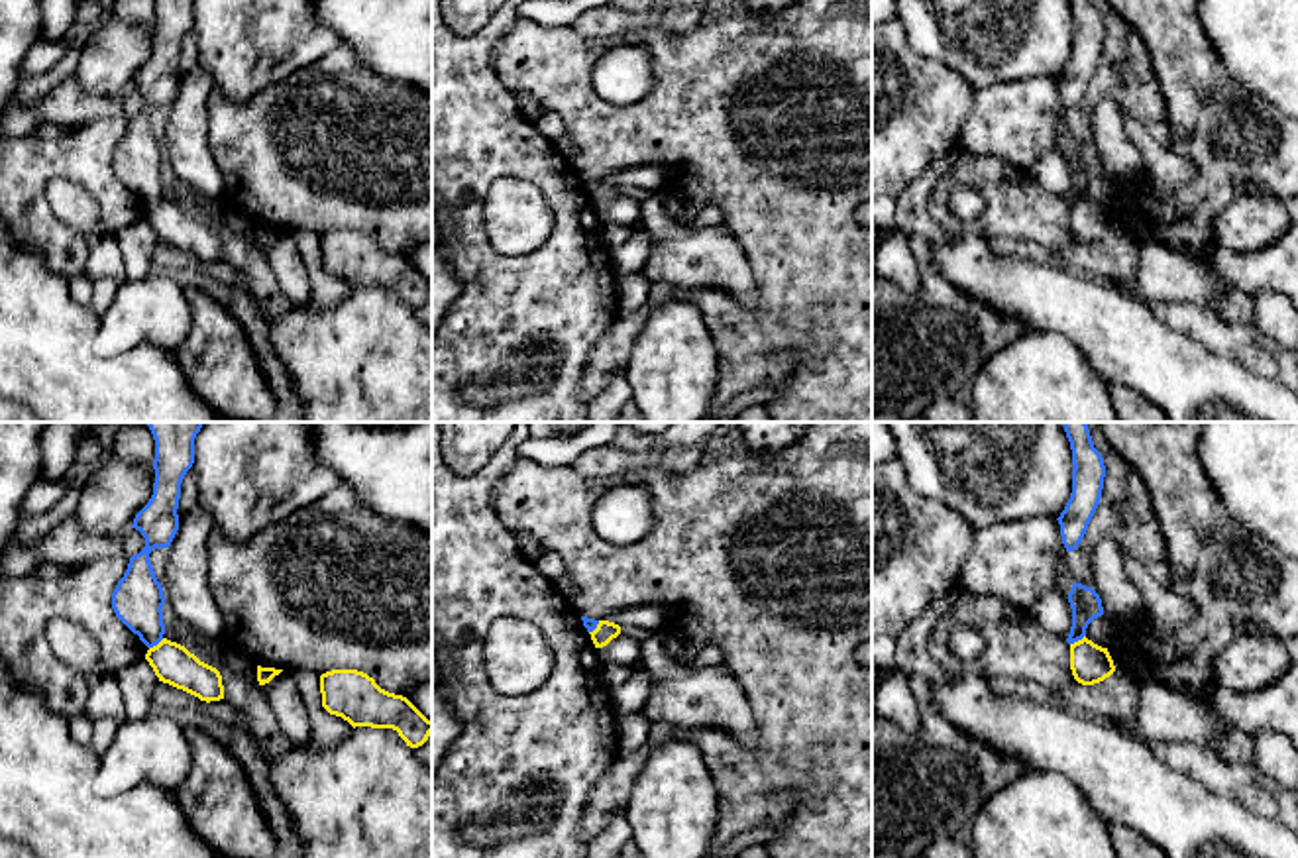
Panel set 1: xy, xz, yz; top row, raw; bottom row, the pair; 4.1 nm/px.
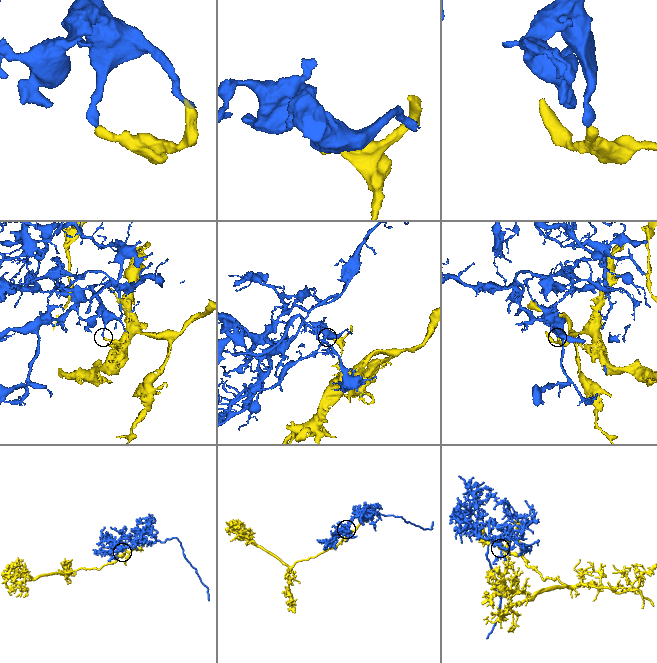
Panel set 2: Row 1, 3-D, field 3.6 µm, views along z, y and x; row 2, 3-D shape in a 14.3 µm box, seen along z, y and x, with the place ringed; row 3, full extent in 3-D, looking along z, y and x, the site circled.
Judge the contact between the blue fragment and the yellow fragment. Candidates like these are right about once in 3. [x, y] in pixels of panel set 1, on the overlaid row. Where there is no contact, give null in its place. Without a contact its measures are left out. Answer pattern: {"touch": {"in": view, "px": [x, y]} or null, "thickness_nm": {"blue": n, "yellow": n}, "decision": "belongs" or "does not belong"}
{"touch": {"in": "yz", "px": [1077, 641]}, "thickness_nm": {"blue": 130, "yellow": 160}, "decision": "does not belong"}

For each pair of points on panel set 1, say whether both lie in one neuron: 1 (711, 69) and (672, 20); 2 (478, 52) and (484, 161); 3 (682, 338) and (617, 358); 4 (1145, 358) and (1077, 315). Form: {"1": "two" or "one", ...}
{"1": "two", "2": "one", "3": "two", "4": "one"}

